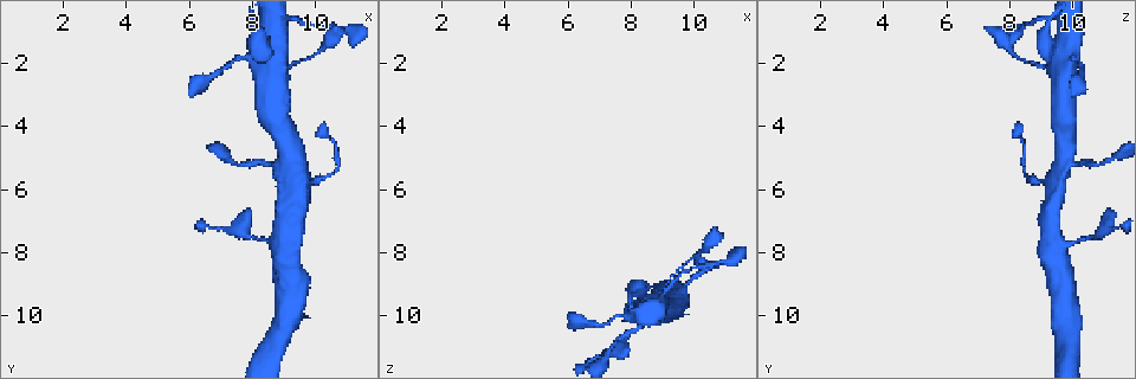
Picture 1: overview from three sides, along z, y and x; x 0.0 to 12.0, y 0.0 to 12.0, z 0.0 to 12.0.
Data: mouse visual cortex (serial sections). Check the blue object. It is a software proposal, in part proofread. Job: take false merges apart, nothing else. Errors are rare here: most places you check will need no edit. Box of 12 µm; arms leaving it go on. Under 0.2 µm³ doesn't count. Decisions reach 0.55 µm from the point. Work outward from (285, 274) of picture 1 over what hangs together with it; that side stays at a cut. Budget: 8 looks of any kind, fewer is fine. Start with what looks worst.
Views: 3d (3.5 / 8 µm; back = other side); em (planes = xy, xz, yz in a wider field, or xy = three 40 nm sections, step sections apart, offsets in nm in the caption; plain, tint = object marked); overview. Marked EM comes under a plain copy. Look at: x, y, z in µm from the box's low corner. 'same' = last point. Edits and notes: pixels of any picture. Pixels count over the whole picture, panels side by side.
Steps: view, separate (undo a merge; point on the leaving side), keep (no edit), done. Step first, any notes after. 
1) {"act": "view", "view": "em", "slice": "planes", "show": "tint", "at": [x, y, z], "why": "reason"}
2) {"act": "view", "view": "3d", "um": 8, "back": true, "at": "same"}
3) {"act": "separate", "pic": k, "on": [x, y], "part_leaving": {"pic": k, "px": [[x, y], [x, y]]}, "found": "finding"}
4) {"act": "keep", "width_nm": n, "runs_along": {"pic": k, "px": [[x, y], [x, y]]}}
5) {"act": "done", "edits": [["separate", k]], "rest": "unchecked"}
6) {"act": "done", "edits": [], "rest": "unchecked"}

{"act": "view", "view": "3d", "um": 3.5, "at": [9.0, 5.2, 9.8]}

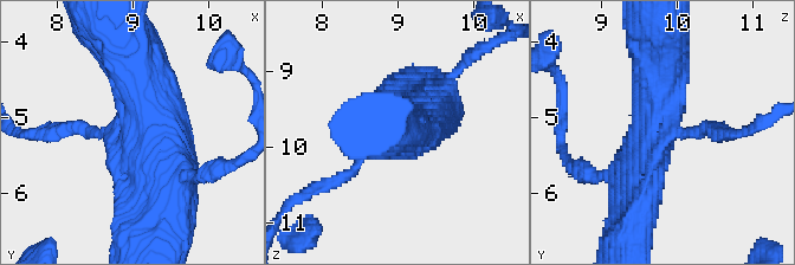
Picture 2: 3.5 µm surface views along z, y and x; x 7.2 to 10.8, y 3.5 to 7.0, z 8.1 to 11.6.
{"act": "view", "view": "em", "slice": "planes", "show": "tint", "at": [8.95, 5.20, 9.80]}

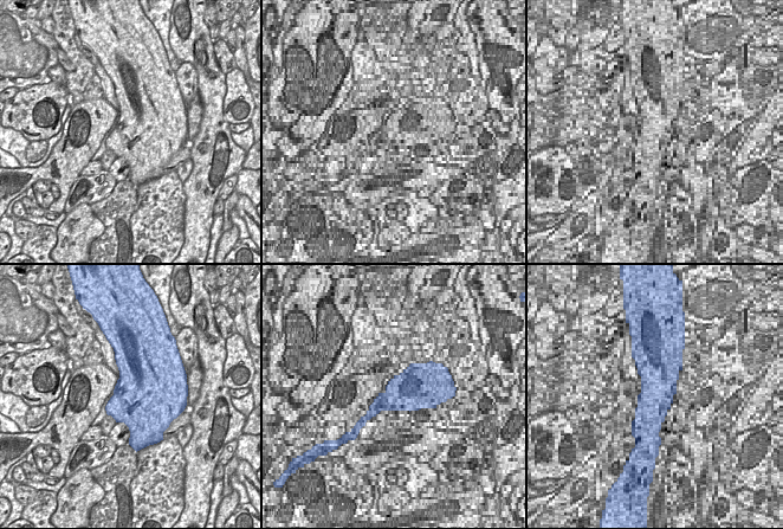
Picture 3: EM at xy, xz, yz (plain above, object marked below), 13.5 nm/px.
{"act": "view", "view": "em", "slice": "xy", "step": 5, "show": "tint", "at": "same"}

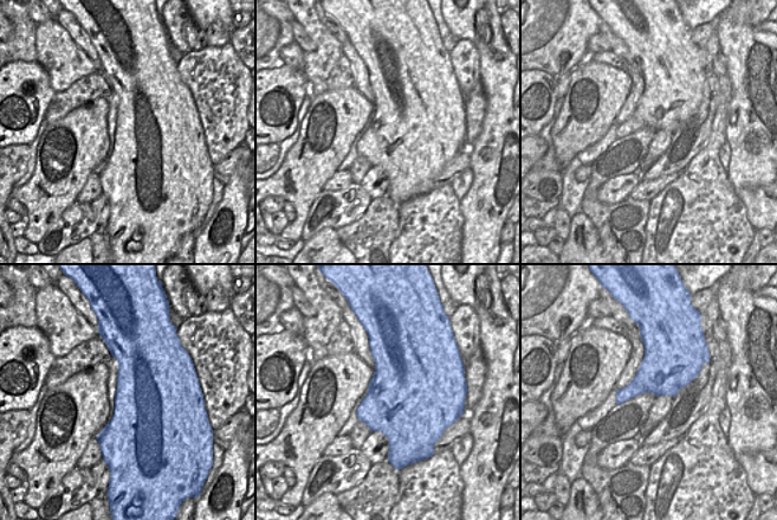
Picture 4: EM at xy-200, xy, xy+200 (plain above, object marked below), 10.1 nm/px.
{"act": "keep", "runs_along": {"pic": 2, "px": [[165, 187], [165, 154], [124, 41]]}, "found": "all the same cell"}

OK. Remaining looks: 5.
{"act": "view", "view": "3d", "um": 8, "at": [8.2, 7.6, 10.5], "why": "narrows sharply"}

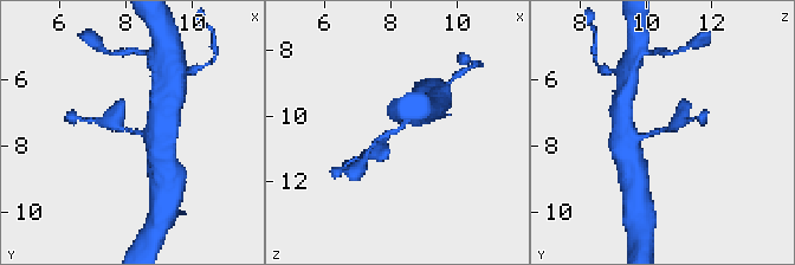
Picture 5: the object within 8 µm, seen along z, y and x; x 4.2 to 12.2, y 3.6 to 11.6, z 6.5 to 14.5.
{"act": "view", "view": "em", "slice": "planes", "show": "tint", "at": [8.2, 7.5, 10.5], "arm_widths_nm": [200, 350]}

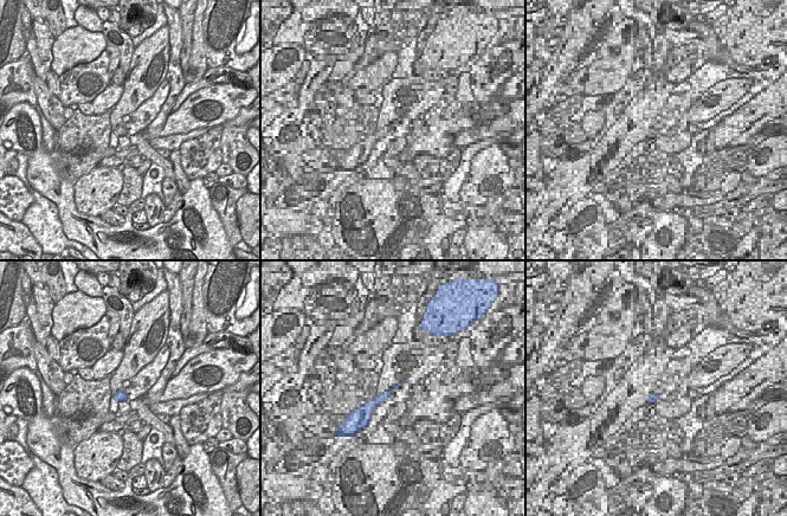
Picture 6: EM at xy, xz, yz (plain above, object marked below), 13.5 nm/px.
{"act": "keep", "width_nm": 160, "runs_along": {"pic": 5, "px": [[414, 105], [409, 118], [373, 153]]}, "found": "continuous, no second cell"}

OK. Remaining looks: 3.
{"act": "view", "view": "3d", "um": 8, "at": [8.6, 2.1, 9.7], "why": "a narrow waist"}

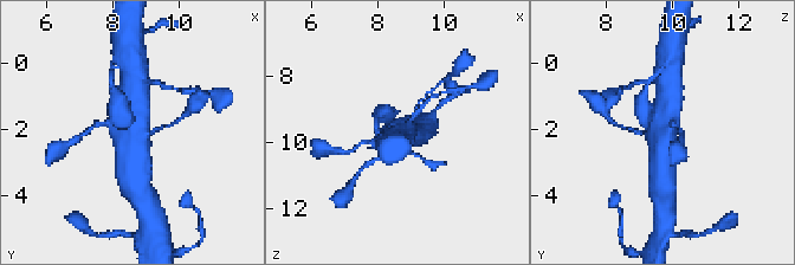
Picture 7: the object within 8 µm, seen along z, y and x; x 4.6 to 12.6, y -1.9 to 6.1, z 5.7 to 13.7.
{"act": "view", "view": "3d", "um": 3.5, "at": [8.6, 2.1, 9.7], "why": "zoom in"}

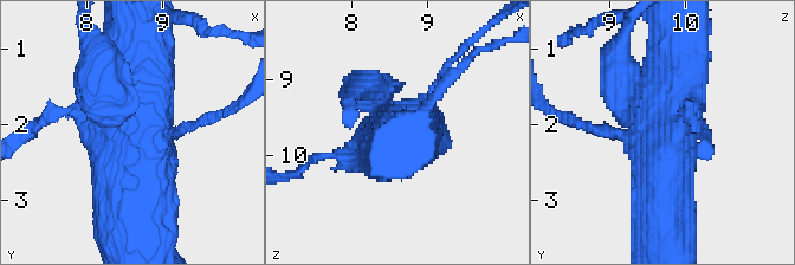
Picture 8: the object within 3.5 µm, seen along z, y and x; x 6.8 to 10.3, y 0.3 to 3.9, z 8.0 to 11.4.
{"act": "keep", "runs_along": {"pic": 8, "px": [[663, 211], [663, 146], [677, 51]]}, "found": "one cell here"}

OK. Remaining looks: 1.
{"act": "done", "edits": [], "rest": "unchecked"}

